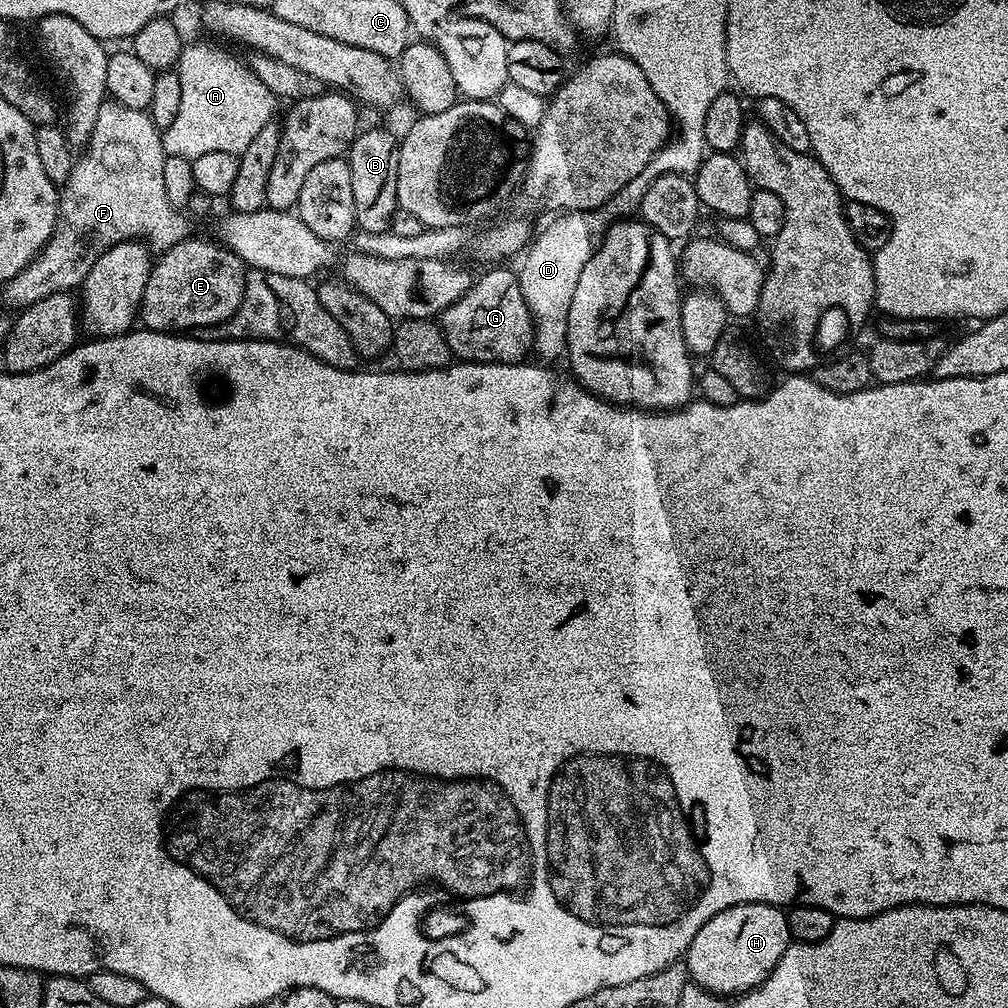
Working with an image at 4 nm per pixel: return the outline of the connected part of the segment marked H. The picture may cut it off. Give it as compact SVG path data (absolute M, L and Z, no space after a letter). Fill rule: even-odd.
M775 904L730 906L714 914L714 918L694 934L694 942L690 942L686 953L691 983L710 990L715 996L739 997L749 988L759 988L791 943L793 939L783 907Z

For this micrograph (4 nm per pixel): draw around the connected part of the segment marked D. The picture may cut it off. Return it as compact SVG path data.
M593 210L591 212L562 212L553 215L553 220L544 229L535 233L534 239L529 243L523 253L522 261L524 265L518 268L520 278L520 289L522 298L526 298L526 306L532 315L532 324L536 327L536 343L534 352L541 361L556 362L568 351L568 319L570 318L570 302L574 299L574 289L578 286L578 278L582 275L582 270L586 262L600 248L600 243L604 240L604 235L608 233L610 219L607 211Z

